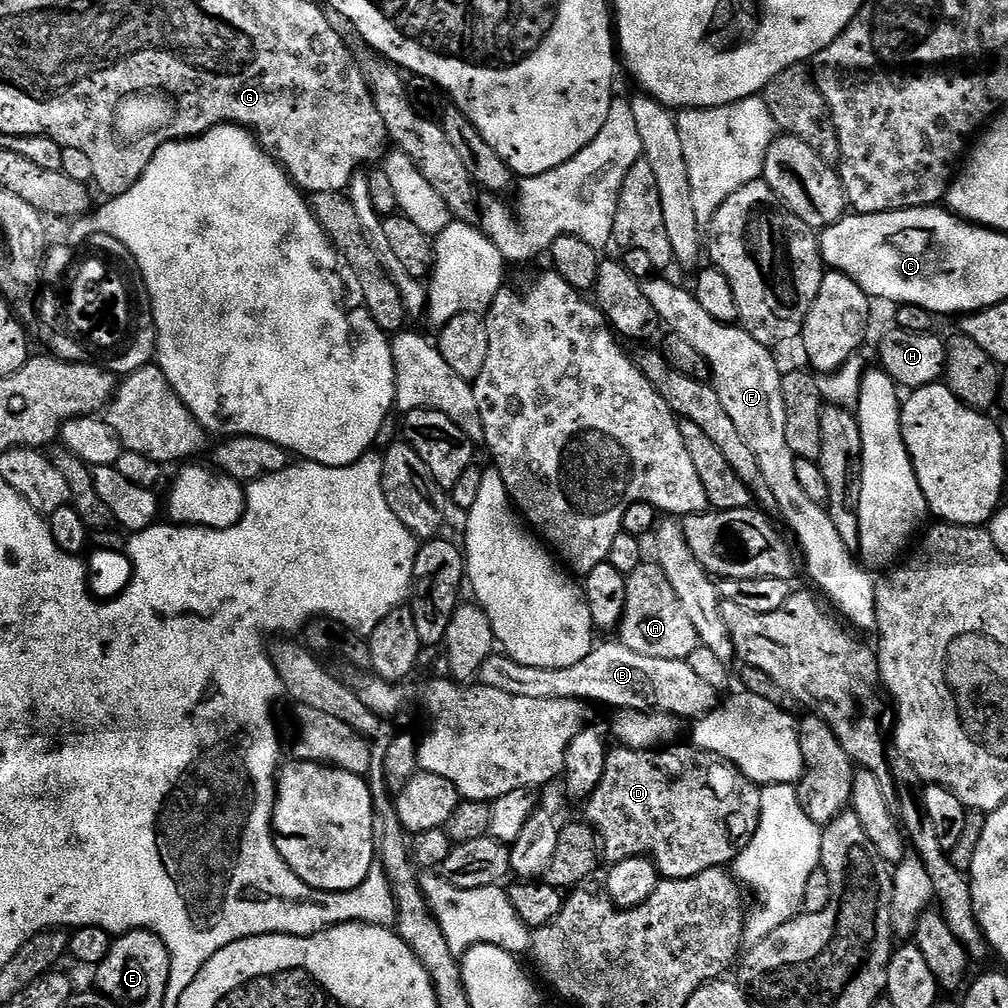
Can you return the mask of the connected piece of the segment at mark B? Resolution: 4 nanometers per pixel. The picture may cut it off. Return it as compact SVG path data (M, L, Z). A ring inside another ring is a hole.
M612 640L597 643L582 662L574 662L574 666L565 668L522 666L522 662L514 662L507 654L493 654L482 662L478 680L483 687L502 690L502 694L515 694L517 698L593 700L596 704L610 704L616 710L655 710L677 718L699 718L717 707L718 691L705 683L687 660L649 658Z

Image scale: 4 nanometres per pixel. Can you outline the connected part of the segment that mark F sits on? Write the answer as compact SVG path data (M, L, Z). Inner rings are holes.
M653 278L643 281L644 293L650 301L650 306L658 310L658 318L661 325L671 335L683 338L689 346L694 346L712 371L710 383L712 388L721 399L722 406L726 409L726 414L733 419L734 426L741 432L742 438L750 450L754 451L758 464L762 469L762 474L766 477L766 484L770 486L771 493L774 494L776 508L784 516L787 526L794 532L793 537L799 546L802 560L806 562L806 572L811 580L830 598L831 602L848 618L847 623L853 629L875 631L877 624L877 604L876 586L873 575L859 561L852 556L842 538L839 537L838 530L834 527L834 522L830 518L827 509L807 497L805 490L799 485L794 466L797 459L790 449L790 444L786 439L786 406L785 396L782 394L782 367L778 361L772 357L773 349L769 345L758 342L758 338L751 336L748 331L736 324L723 324L718 322L698 302L695 291L679 288L676 284L671 284L668 280Z

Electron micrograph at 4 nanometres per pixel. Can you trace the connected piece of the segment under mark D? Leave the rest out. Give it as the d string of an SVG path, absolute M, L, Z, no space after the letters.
M616 746L611 749L606 758L606 770L602 782L598 786L598 790L594 790L594 794L583 801L584 808L583 819L589 828L596 833L598 837L599 847L602 849L602 856L609 865L614 865L635 856L647 856L649 860L653 860L656 869L660 871L661 877L666 880L685 880L686 878L694 878L698 874L702 874L711 868L724 868L731 865L739 858L739 854L754 838L755 832L759 828L760 811L762 810L761 789L750 778L746 778L734 767L729 760L724 760L720 756L716 756L712 752L704 752L701 748L695 746L687 746L688 748L676 748L677 746L668 746L663 750L637 750L634 748L626 748Z

